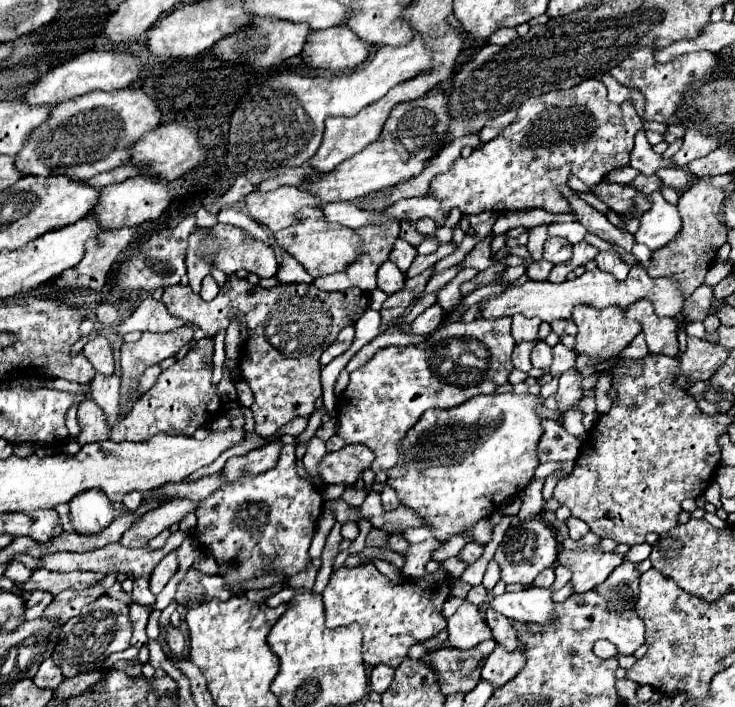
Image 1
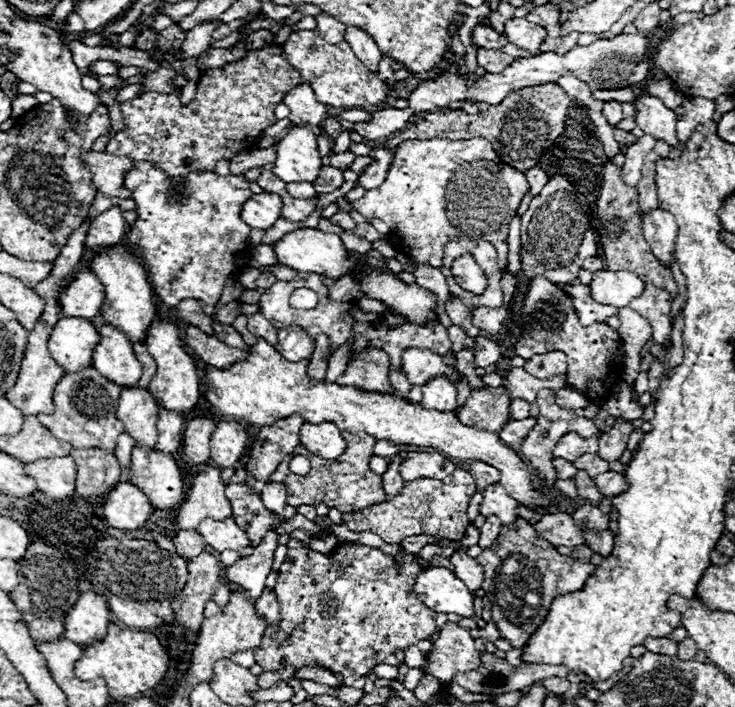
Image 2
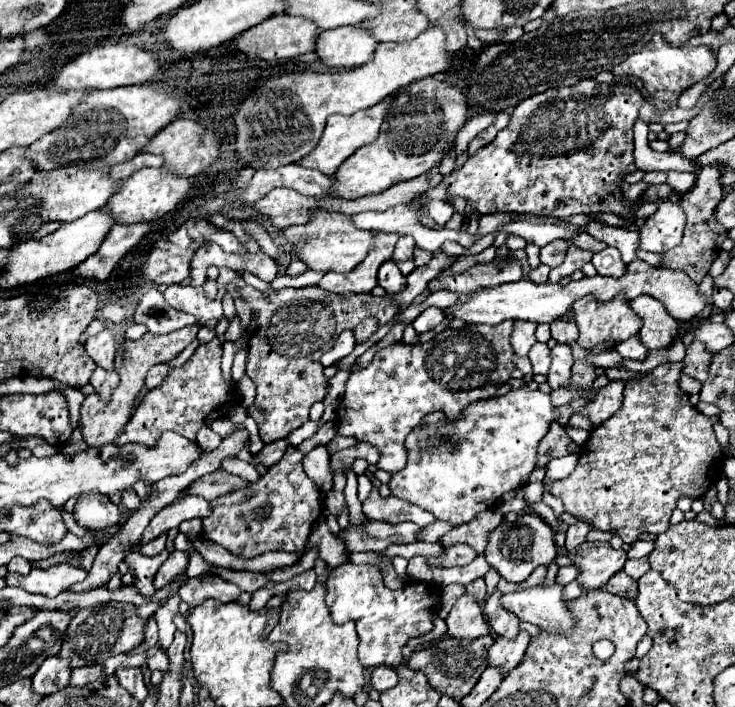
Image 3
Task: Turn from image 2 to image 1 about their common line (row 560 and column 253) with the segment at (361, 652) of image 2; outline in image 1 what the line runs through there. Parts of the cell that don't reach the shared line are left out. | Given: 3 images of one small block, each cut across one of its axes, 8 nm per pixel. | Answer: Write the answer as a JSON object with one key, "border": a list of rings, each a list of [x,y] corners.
{"border":[[[236,276],[230,278],[230,282],[218,292],[218,296],[212,302],[204,302],[200,294],[194,294],[190,286],[182,284],[168,286],[162,294],[162,302],[172,316],[182,318],[186,324],[192,324],[196,328],[202,328],[208,338],[214,338],[217,332],[226,330],[231,320],[236,320],[238,324],[246,324],[248,336],[242,344],[238,368],[240,376],[250,384],[254,392],[252,414],[256,420],[256,434],[262,438],[274,436],[284,424],[298,416],[312,414],[312,410],[316,408],[316,400],[322,396],[318,358],[336,340],[338,332],[344,326],[354,324],[362,316],[366,308],[364,298],[366,294],[362,290],[342,290],[336,294],[328,294],[324,290],[316,290],[314,284],[278,284],[268,290],[258,284],[252,286],[248,280],[240,280]]]}

